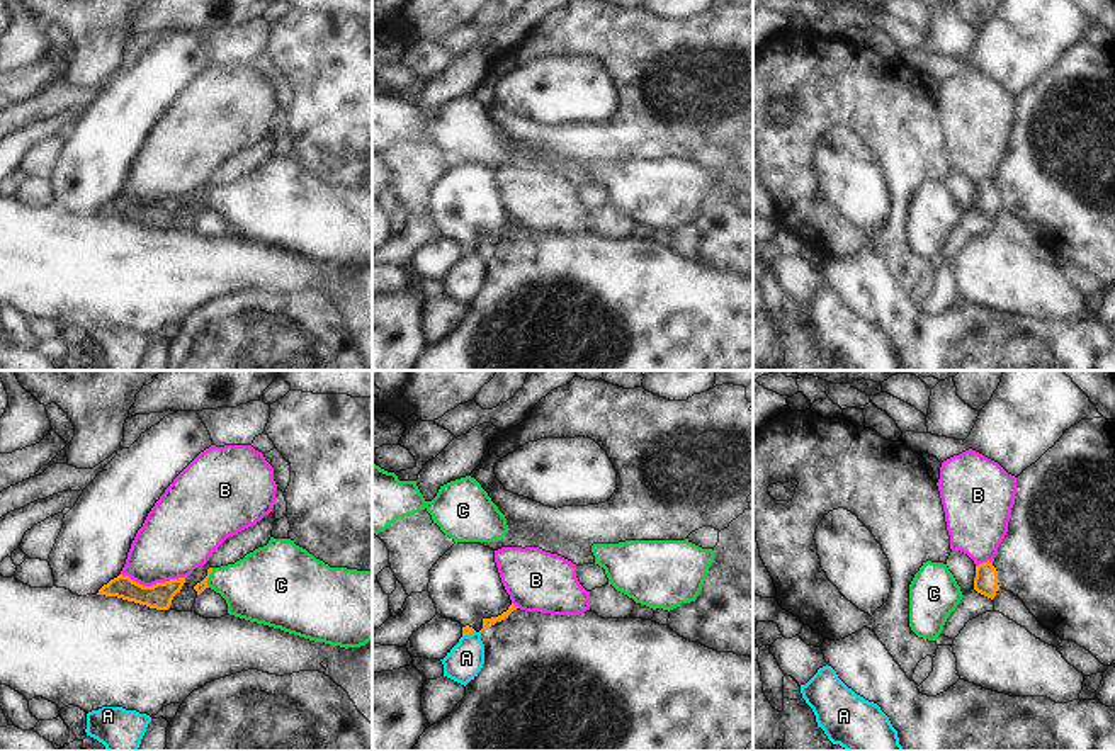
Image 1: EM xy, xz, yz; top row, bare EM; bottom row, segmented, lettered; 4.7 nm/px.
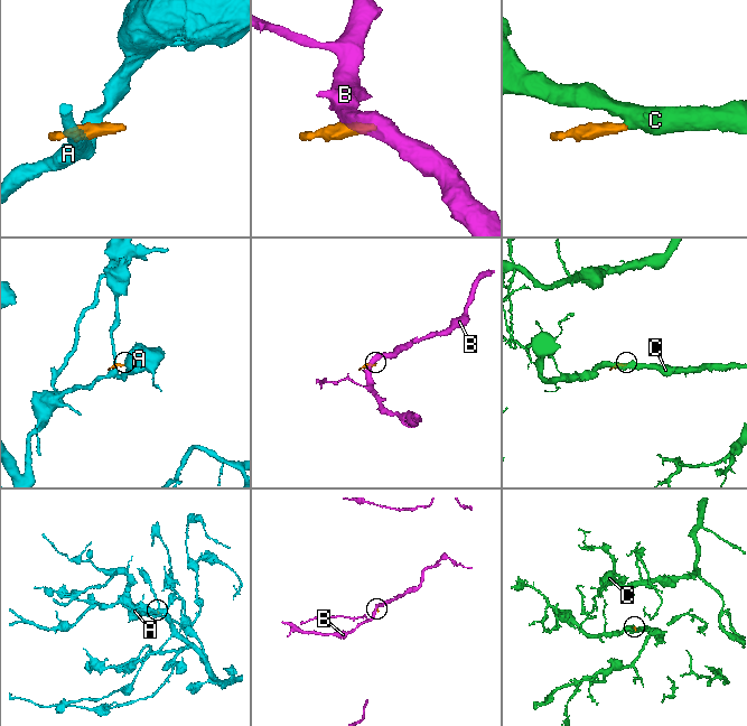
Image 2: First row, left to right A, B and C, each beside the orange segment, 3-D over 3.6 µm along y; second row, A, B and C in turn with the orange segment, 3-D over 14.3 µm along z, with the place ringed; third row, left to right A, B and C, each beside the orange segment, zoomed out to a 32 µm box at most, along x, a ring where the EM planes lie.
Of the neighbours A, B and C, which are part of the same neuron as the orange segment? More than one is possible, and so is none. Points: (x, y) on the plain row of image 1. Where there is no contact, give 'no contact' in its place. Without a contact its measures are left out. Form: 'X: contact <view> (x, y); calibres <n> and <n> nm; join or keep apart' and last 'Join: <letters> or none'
A: contact xz (468, 254); calibres 50 and 170 nm; keep apart
B: contact xy (153, 204); calibres 120 and 340 nm; keep apart
C: contact xy (208, 197); calibres 50 and 320 nm; join
Join: C

